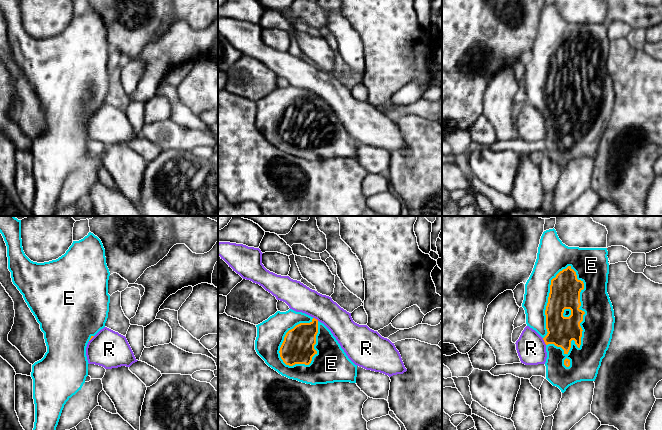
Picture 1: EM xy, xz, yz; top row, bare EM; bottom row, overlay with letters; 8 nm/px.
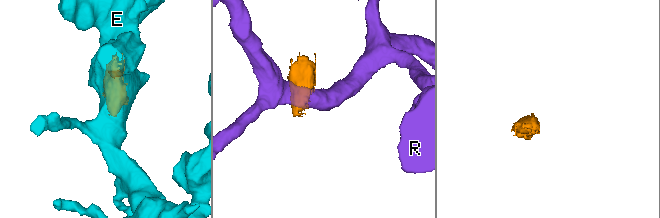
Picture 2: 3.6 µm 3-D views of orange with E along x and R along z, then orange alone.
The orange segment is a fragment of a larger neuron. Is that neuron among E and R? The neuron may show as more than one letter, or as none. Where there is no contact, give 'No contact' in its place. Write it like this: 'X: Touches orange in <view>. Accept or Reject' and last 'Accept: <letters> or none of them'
E: Touches orange in yz. Accept
R: Touches orange in yz. Reject
Accept: E

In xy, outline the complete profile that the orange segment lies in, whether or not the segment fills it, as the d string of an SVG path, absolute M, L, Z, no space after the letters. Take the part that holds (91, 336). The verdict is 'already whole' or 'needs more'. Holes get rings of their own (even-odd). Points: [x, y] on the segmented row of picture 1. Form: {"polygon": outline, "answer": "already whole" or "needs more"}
{"polygon": "M0 216L0 233L7 246L8 269L11 272L12 282L23 295L25 302L40 324L47 346L44 357L32 365L31 377L35 404L33 430L56 430L64 405L81 390L88 376L87 344L105 327L108 318L110 272L106 264L105 249L101 240L89 232L83 239L73 241L66 253L58 259L37 263L31 261L23 251L21 220L14 216Z", "answer": "needs more"}

